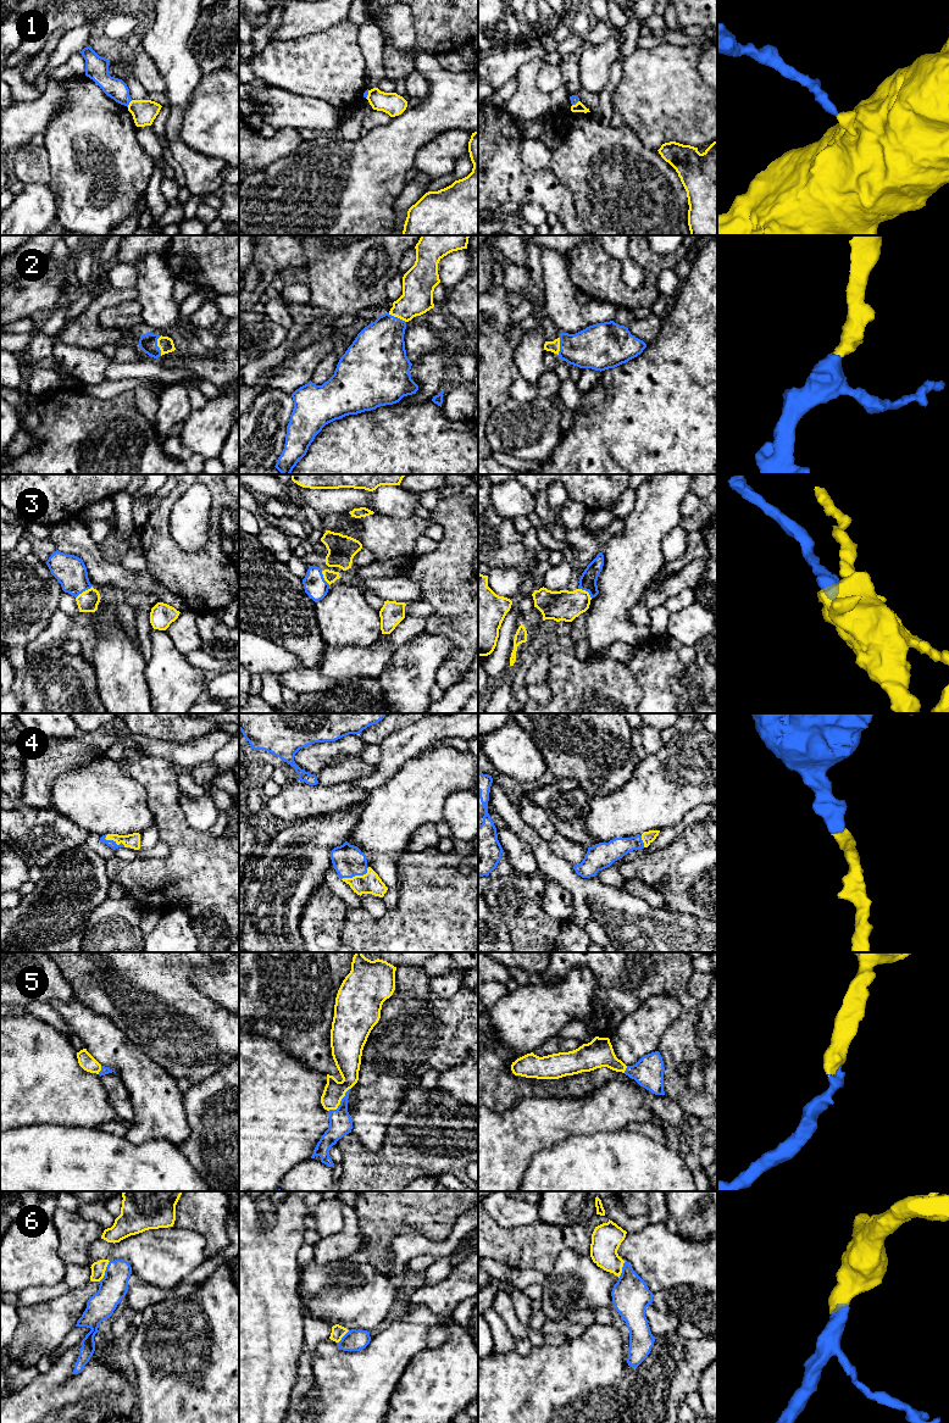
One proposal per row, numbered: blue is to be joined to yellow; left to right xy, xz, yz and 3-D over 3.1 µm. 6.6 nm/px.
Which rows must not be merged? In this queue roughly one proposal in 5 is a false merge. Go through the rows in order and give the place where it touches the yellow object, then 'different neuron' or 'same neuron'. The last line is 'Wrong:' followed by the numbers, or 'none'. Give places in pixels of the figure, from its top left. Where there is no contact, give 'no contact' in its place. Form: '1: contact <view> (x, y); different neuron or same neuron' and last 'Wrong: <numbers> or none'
1: contact xy (129, 104); different neuron
2: contact xy (157, 345); same neuron
3: contact xy (83, 592); same neuron
4: contact xz (356, 876); same neuron
5: contact xz (339, 1102); same neuron
6: contact xy (104, 1272); same neuron
Wrong: 1

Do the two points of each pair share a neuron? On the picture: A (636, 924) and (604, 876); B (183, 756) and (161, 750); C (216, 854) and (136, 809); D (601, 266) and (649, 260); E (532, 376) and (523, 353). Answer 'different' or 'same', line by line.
A: different
B: same
C: different
D: same
E: same

